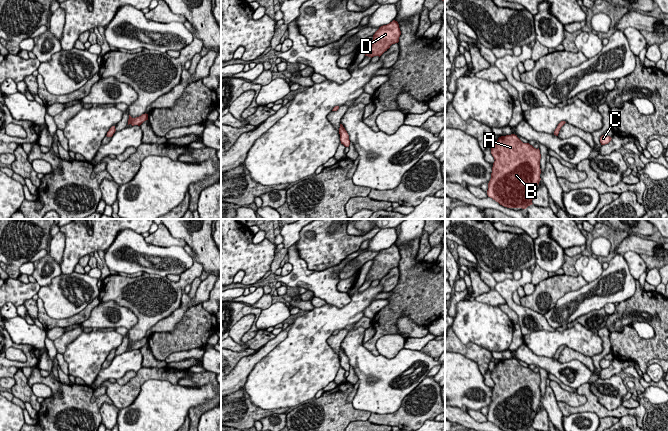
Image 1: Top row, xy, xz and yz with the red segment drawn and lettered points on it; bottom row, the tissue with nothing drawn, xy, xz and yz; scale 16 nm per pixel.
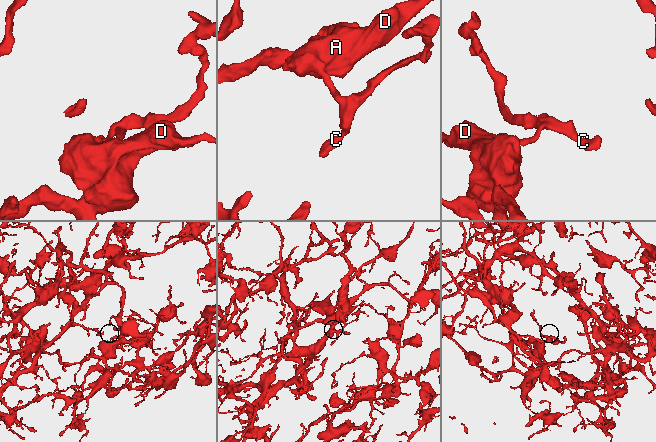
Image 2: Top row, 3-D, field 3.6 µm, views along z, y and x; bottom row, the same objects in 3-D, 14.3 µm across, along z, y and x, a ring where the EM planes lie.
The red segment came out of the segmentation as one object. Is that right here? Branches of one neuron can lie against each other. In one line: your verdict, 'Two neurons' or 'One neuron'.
One neuron

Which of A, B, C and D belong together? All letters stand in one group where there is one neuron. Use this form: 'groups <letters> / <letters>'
groups A B C D

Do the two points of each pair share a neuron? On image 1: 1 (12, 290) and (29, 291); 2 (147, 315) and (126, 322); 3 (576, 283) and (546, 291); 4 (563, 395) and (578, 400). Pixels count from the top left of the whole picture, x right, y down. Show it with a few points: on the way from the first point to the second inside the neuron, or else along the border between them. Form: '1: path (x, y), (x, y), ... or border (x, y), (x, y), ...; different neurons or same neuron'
1: path (16, 291), (25, 291); same neuron
2: border (118, 305), (127, 307), (137, 318), (129, 330); different neurons
3: path (569, 283), (553, 288); same neuron
4: path (567, 397), (574, 400); same neuron

